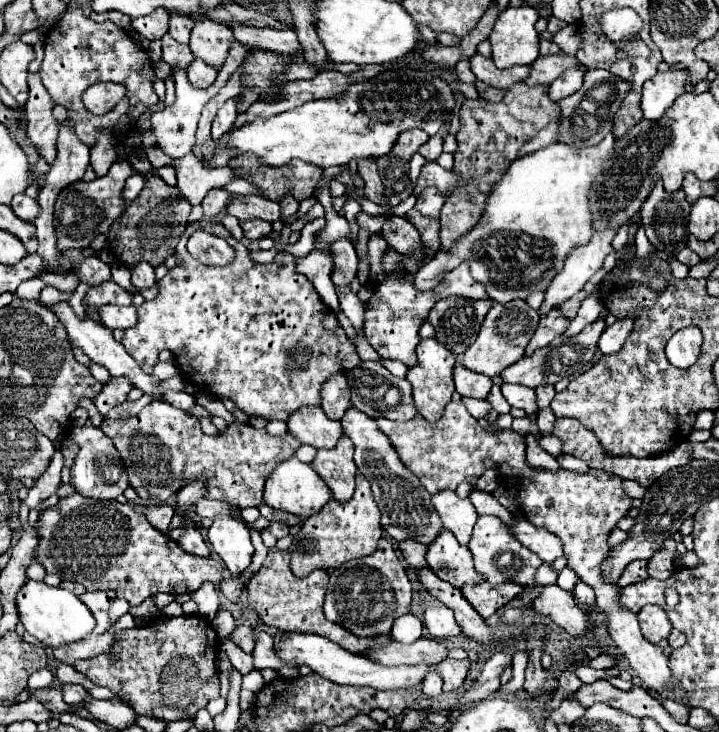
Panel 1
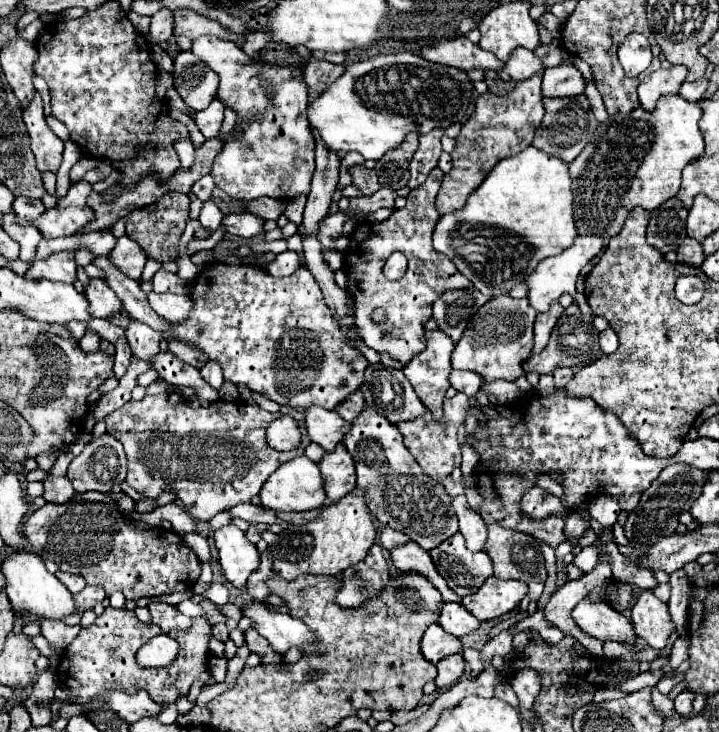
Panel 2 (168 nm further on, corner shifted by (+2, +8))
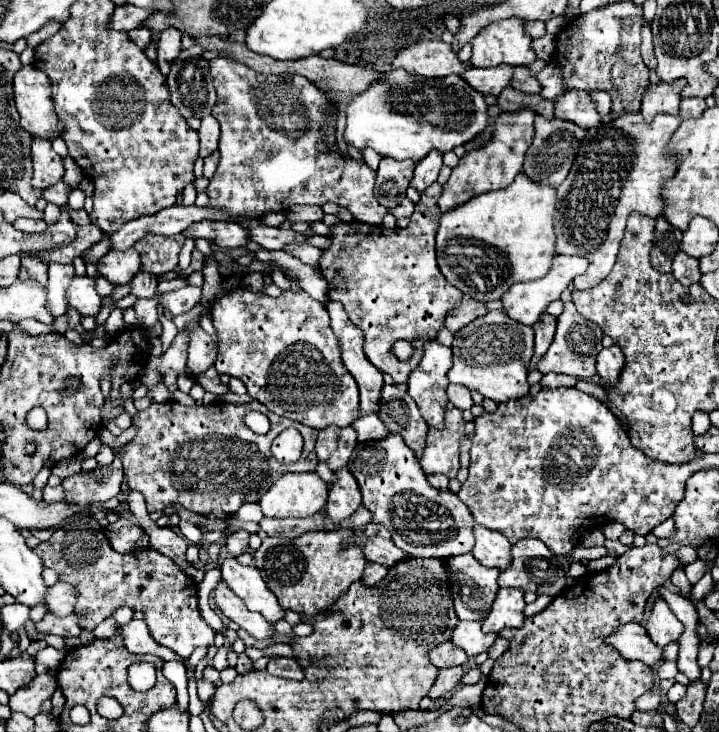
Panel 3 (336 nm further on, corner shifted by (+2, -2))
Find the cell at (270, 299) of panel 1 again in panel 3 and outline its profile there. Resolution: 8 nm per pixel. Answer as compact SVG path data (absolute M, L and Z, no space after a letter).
M247 288L225 294L211 308L213 326L219 336L217 372L239 378L251 398L265 404L277 416L301 422L309 428L321 430L325 426L349 426L359 416L359 388L353 376L341 362L339 342L329 326L329 314L323 304L315 302L307 292L289 292L271 298L265 294L253 294Z

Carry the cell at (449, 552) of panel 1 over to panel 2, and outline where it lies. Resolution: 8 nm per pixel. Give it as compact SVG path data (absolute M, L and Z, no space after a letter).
M459 532L429 550L429 554L437 572L461 598L475 592L493 574L489 556L485 552L471 552Z

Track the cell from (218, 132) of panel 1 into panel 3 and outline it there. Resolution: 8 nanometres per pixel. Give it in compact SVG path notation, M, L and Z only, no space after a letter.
M205 116L201 120L199 140L201 140L201 148L199 148L199 156L201 158L207 158L209 154L213 154L217 150L217 142L219 142L219 122L213 116Z

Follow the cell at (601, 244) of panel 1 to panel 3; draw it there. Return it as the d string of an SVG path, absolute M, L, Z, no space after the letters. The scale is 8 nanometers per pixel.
M555 256L551 270L549 270L543 278L533 280L533 282L519 282L519 284L513 284L513 286L507 290L507 294L501 298L501 302L503 302L503 312L505 312L509 318L513 318L515 322L519 322L519 324L533 326L533 324L539 320L541 312L545 312L545 308L547 308L553 300L557 300L557 298L561 296L561 292L567 288L567 284L569 284L577 274L583 274L583 272L587 270L587 264L589 264L587 258L583 258L583 256Z

